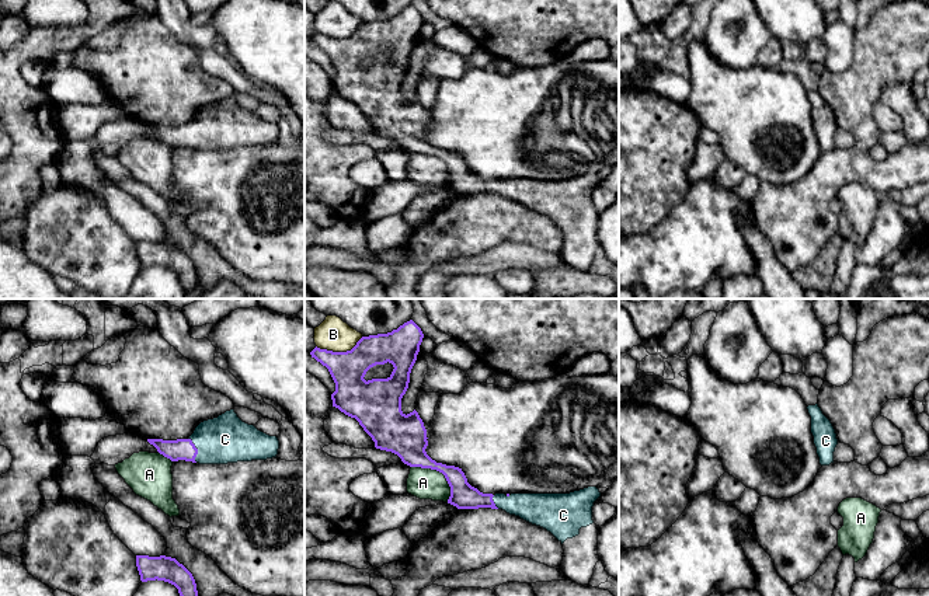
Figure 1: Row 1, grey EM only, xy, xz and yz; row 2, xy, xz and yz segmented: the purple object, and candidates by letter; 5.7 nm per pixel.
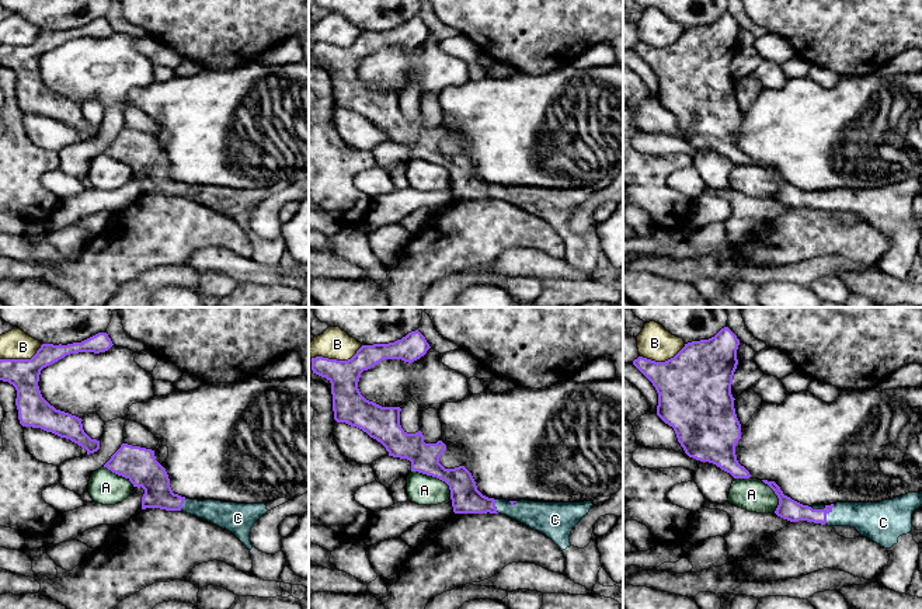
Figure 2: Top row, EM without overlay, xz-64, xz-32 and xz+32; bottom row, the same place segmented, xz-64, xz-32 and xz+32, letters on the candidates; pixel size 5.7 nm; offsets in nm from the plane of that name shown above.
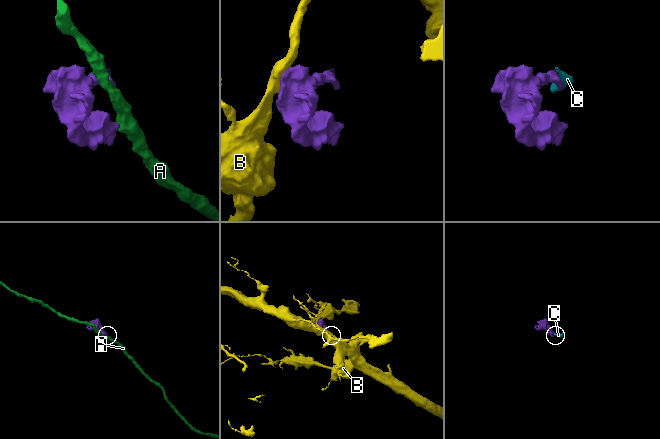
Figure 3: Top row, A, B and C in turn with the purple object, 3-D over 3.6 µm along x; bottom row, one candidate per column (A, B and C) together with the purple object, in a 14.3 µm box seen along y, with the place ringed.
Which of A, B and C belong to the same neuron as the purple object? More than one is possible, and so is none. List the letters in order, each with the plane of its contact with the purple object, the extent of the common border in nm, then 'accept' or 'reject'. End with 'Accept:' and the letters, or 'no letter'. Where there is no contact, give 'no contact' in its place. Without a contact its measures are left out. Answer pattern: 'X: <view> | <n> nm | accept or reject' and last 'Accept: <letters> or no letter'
A: xz | 300 nm | reject
B: xz | 280 nm | reject
C: xy | 150 nm | accept
Accept: C

